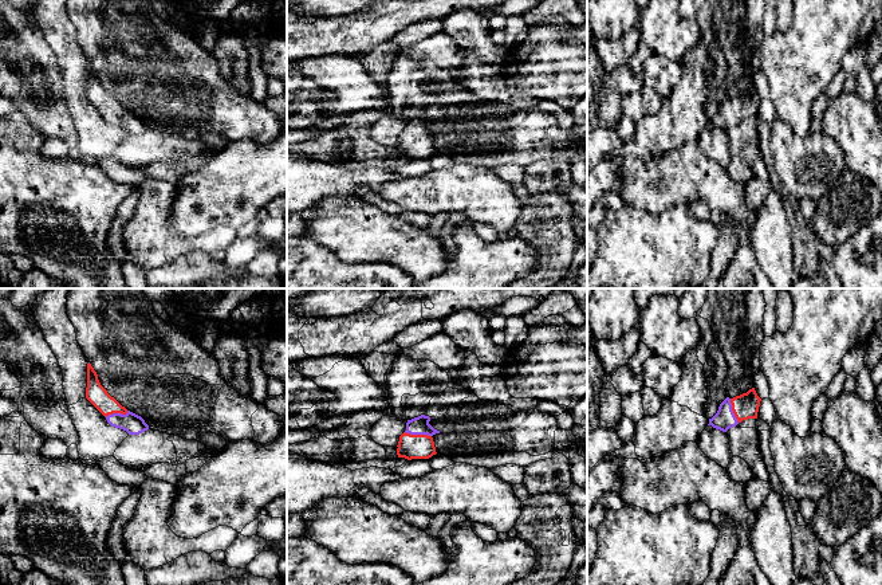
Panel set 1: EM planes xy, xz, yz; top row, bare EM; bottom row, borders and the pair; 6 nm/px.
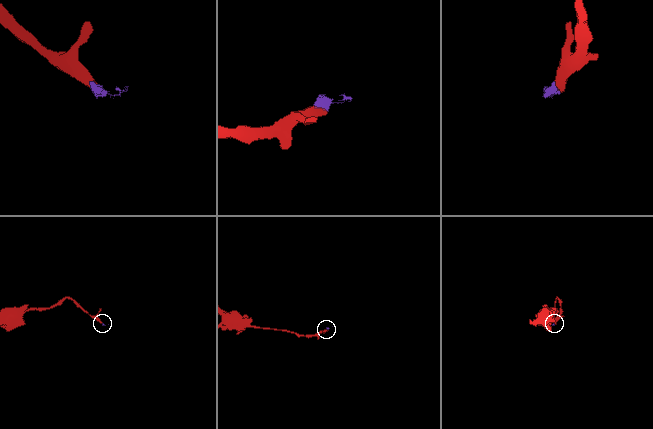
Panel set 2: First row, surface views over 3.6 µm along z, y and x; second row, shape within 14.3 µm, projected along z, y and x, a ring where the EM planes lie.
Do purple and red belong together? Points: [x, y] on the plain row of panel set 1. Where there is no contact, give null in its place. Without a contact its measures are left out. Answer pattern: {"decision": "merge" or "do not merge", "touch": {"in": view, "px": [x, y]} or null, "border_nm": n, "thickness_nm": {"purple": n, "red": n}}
{"decision": "merge", "touch": {"in": "xz", "px": [418, 133]}, "border_nm": 160, "thickness_nm": {"purple": 110, "red": 140}}

